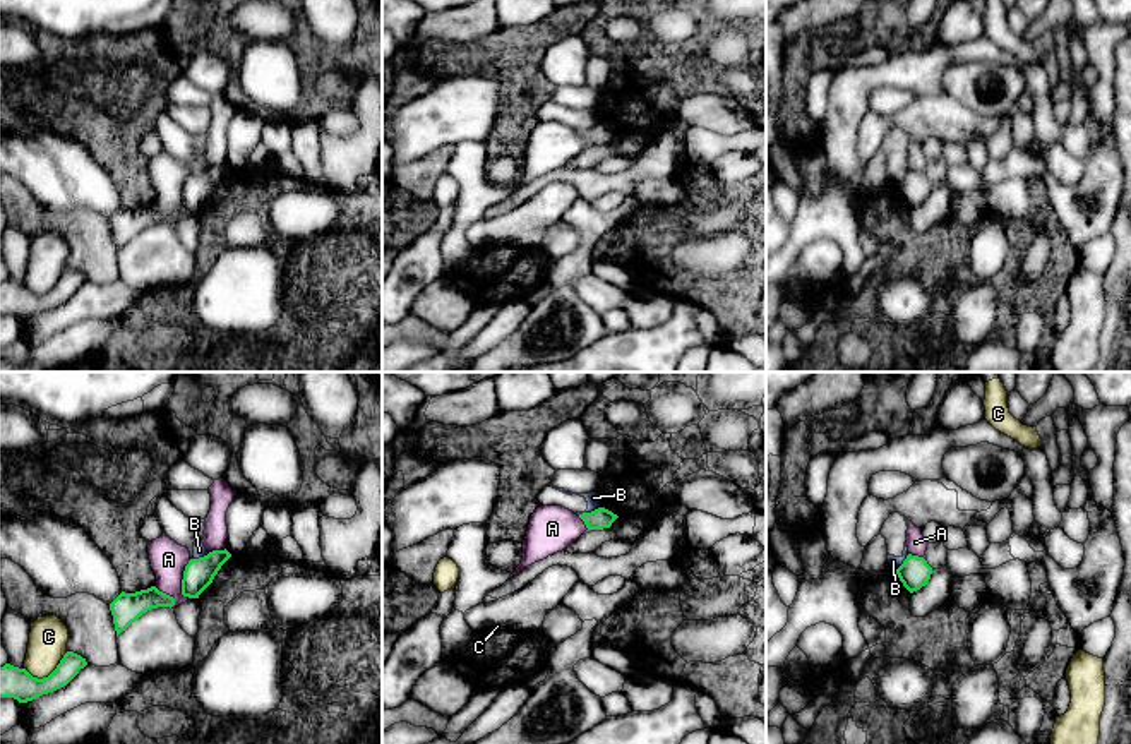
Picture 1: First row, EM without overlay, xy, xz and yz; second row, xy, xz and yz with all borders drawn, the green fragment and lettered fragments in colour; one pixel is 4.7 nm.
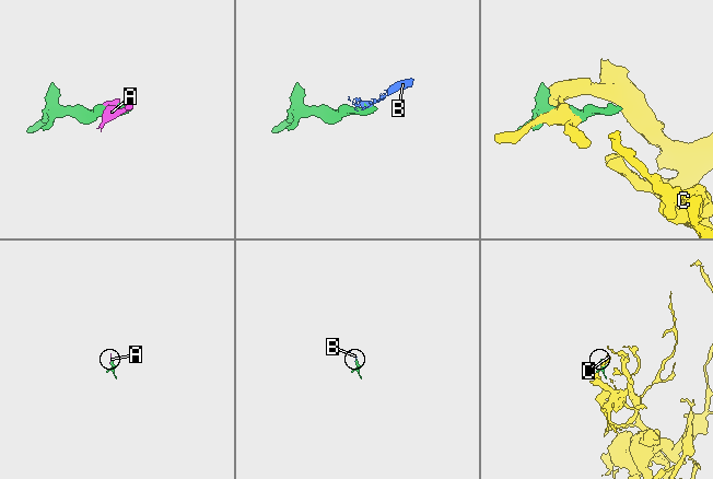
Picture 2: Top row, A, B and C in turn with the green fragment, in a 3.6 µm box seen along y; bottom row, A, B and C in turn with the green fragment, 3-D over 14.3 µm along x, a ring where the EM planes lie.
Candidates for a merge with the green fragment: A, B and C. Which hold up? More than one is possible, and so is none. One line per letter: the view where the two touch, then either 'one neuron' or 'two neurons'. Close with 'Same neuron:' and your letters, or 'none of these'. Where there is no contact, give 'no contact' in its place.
A: xy | two neurons
B: xy | two neurons
C: xy | two neurons
Same neuron: none of these

